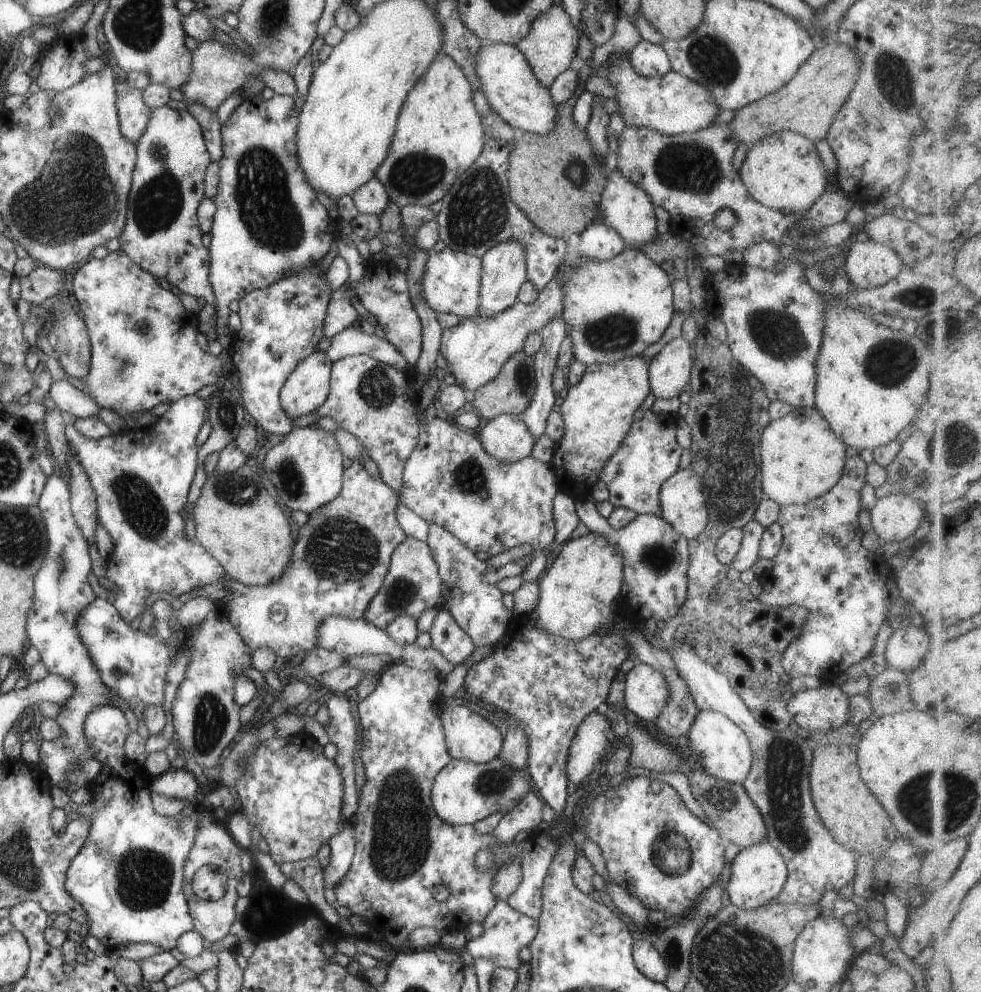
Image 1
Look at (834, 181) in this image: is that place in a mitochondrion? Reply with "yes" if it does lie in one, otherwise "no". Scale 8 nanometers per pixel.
no

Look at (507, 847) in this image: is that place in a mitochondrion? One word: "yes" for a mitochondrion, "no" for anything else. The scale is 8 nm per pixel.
no

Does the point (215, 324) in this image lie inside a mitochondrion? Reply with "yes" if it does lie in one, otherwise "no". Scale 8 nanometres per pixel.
no

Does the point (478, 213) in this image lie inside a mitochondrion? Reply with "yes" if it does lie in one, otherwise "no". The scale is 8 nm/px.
yes

